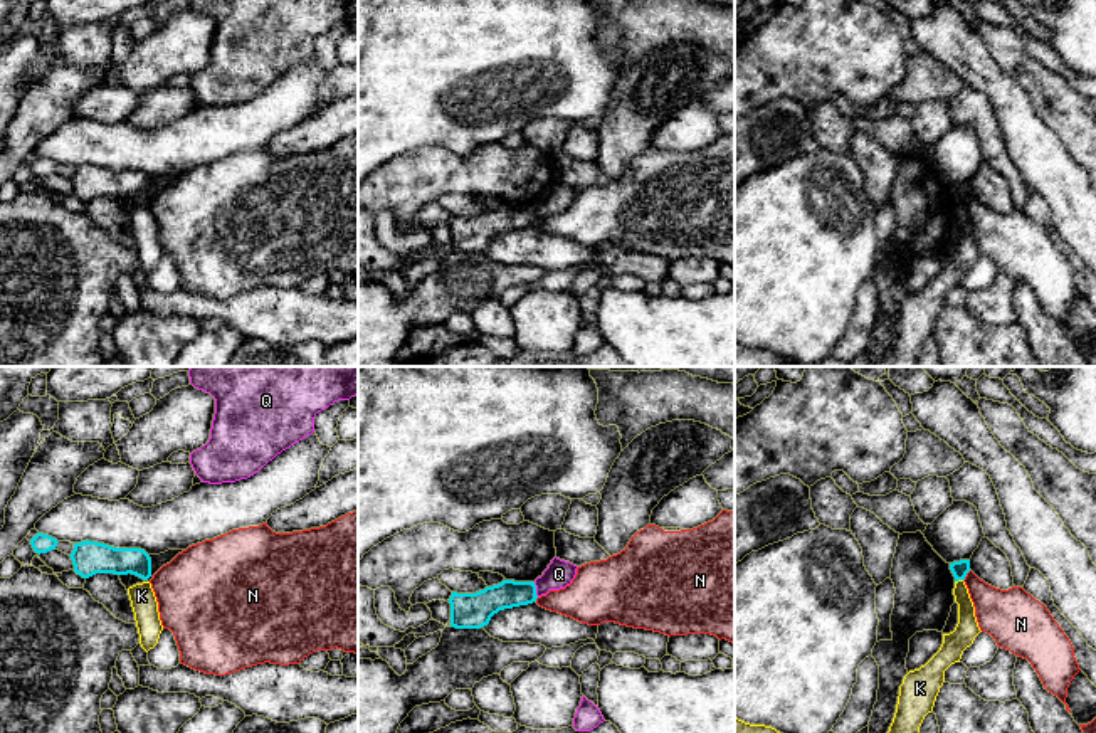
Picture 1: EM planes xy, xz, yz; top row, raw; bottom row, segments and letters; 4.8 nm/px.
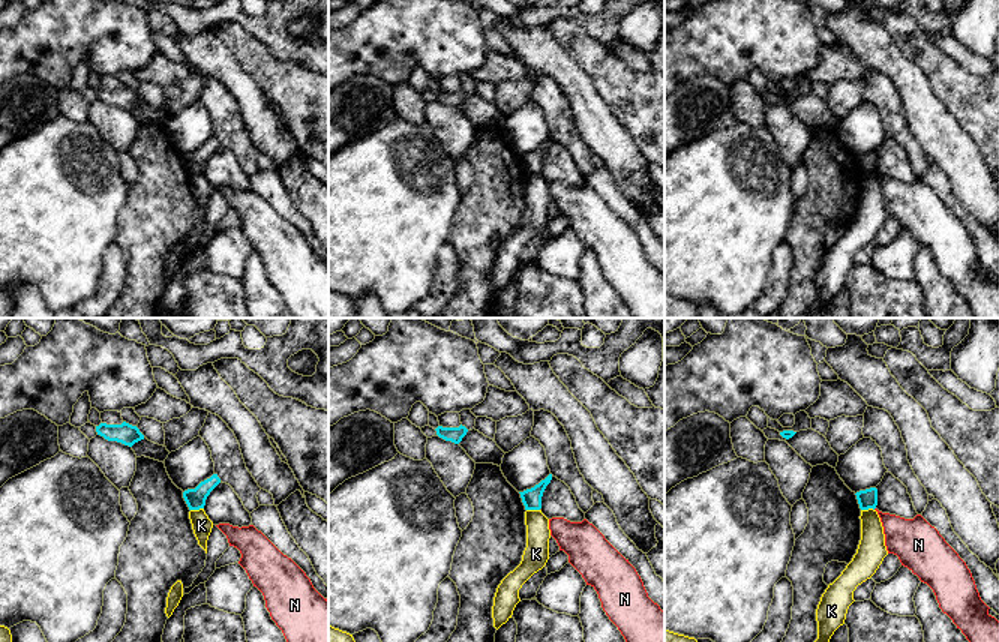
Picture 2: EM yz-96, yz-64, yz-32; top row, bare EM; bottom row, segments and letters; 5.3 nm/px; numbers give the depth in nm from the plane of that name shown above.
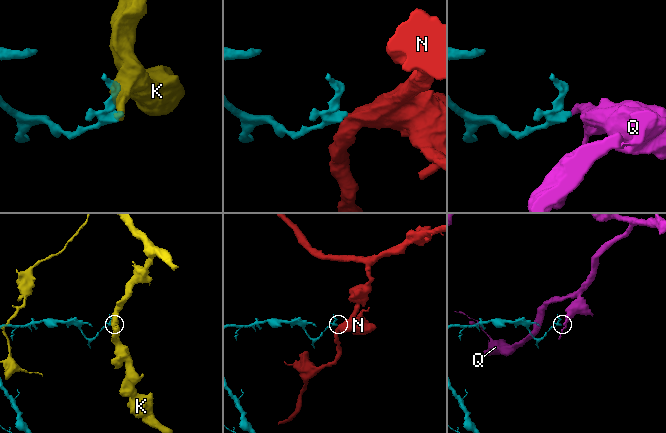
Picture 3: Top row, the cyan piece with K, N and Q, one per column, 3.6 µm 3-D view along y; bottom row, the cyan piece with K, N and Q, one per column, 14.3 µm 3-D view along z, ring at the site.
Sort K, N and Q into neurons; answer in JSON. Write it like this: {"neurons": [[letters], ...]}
{"neurons": [["K"], ["N"], ["Q"]]}

